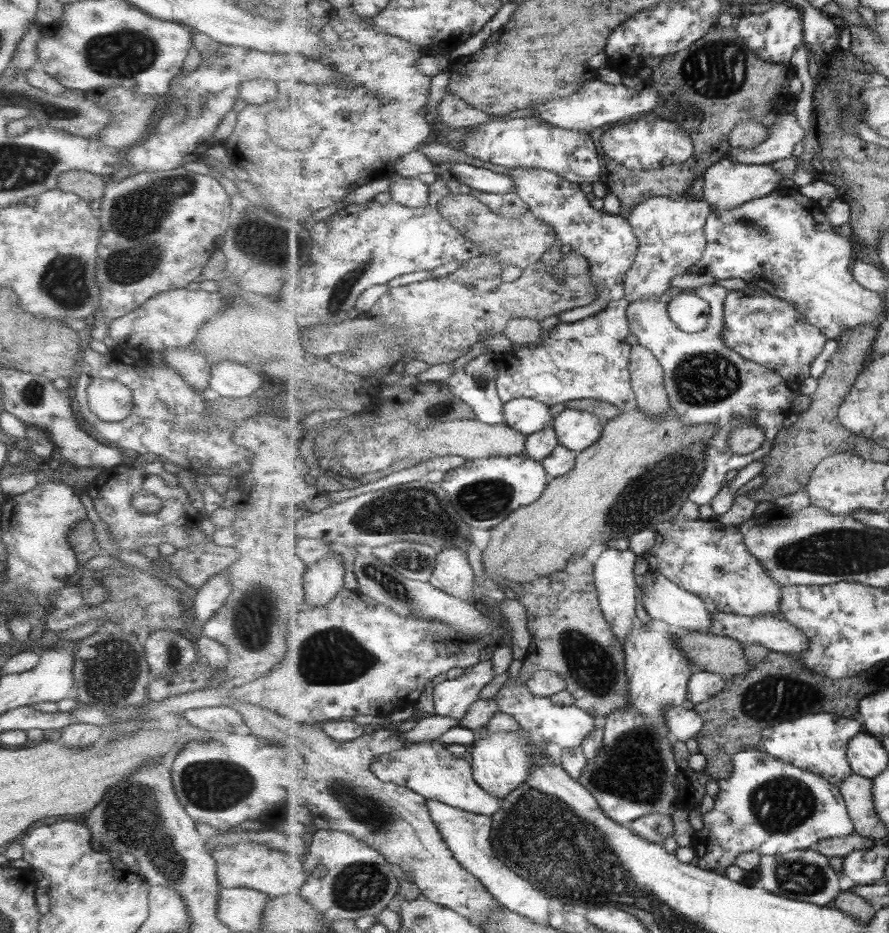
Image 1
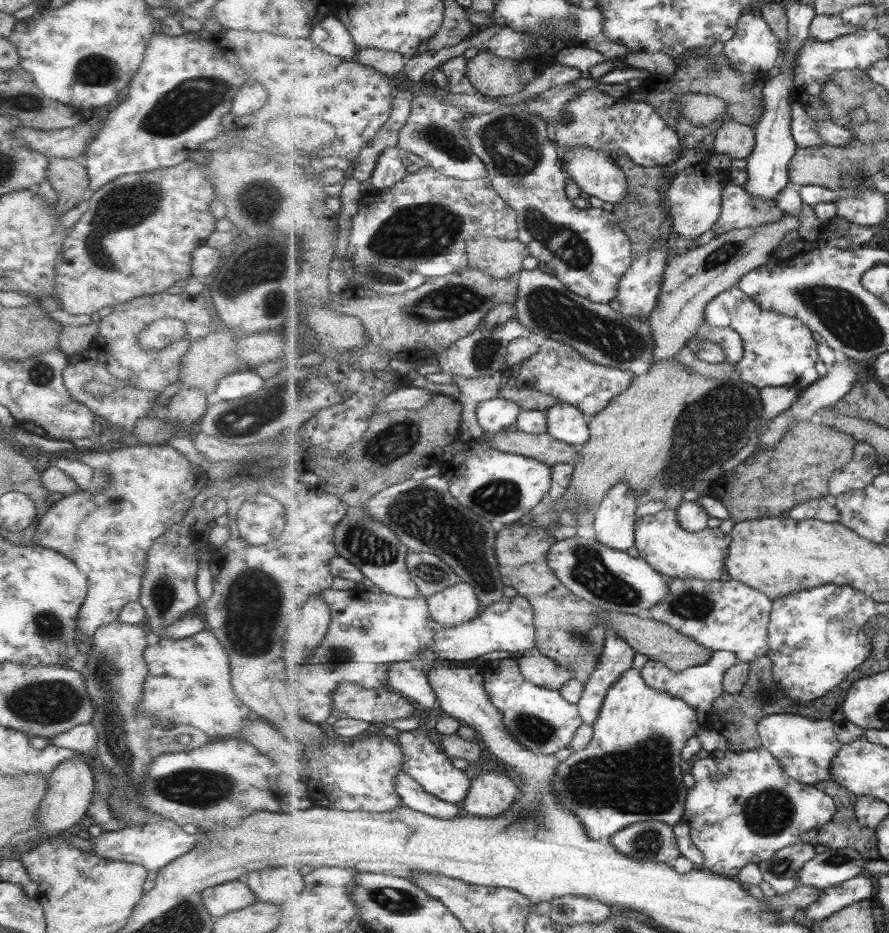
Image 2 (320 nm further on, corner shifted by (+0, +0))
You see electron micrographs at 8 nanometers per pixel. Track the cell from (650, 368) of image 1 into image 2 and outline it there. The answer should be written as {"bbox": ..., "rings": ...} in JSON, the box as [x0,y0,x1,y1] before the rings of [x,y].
{"bbox":[648,214,801,363],"rings":[[[788,214],[776,223],[767,223],[758,227],[729,231],[724,235],[715,235],[708,243],[696,246],[693,250],[686,249],[683,254],[675,254],[675,256],[671,254],[664,272],[659,303],[648,318],[648,323],[654,334],[654,363],[677,357],[706,322],[705,315],[708,304],[719,294],[737,286],[742,276],[769,261],[775,248],[779,247],[789,232],[797,230],[799,226],[801,226],[799,218]]]}

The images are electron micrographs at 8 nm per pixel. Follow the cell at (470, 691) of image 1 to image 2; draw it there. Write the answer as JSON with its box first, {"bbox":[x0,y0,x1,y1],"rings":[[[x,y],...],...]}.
{"bbox":[388,662,437,708],"rings":[[[419,662],[393,664],[389,668],[388,684],[420,708],[433,708],[437,704],[436,692],[428,676],[419,668]]]}

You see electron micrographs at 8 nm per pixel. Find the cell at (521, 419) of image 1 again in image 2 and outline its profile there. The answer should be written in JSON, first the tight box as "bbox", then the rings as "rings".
{"bbox":[476,397,521,433],"rings":[[[503,397],[481,402],[476,408],[478,423],[488,433],[504,432],[511,424],[517,424],[521,411],[519,404]]]}

